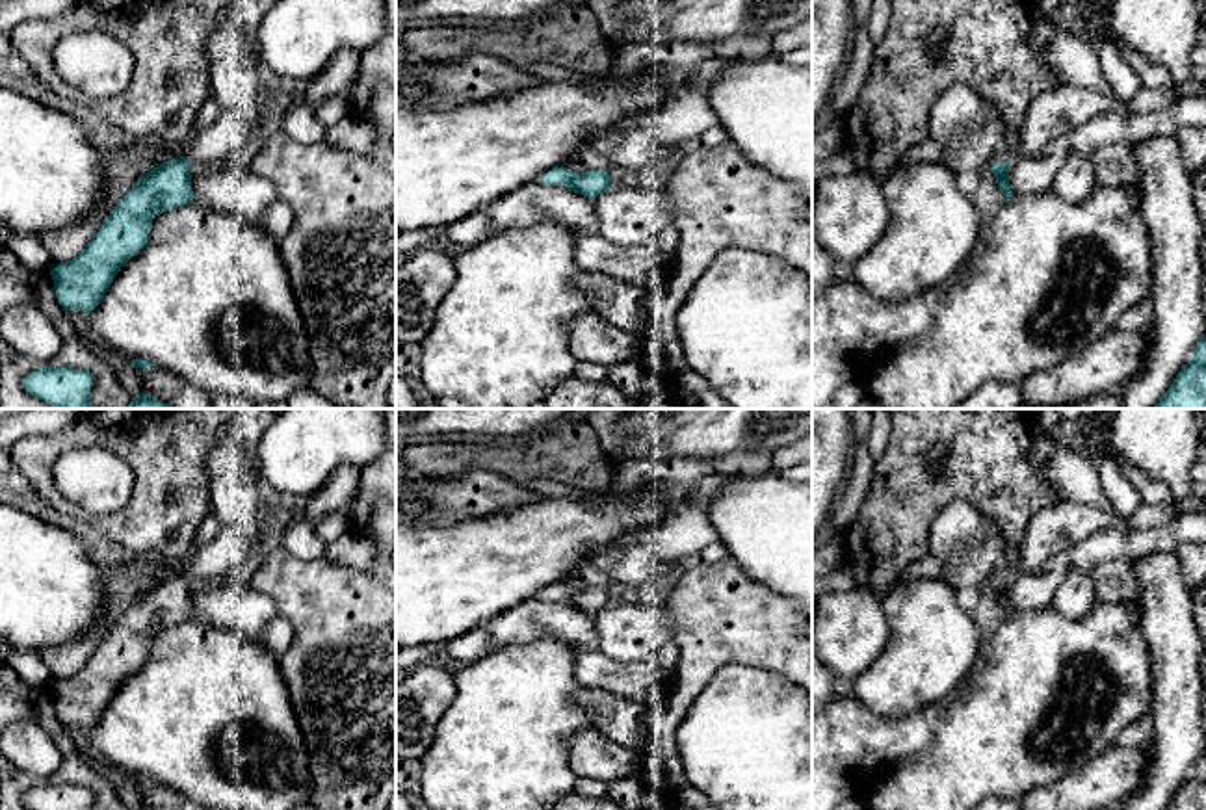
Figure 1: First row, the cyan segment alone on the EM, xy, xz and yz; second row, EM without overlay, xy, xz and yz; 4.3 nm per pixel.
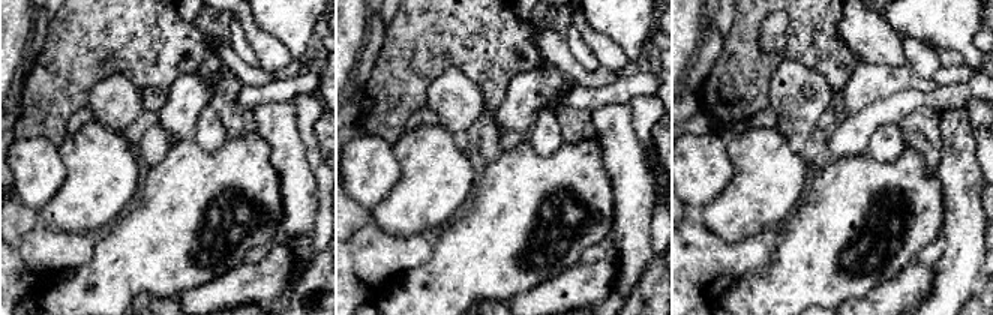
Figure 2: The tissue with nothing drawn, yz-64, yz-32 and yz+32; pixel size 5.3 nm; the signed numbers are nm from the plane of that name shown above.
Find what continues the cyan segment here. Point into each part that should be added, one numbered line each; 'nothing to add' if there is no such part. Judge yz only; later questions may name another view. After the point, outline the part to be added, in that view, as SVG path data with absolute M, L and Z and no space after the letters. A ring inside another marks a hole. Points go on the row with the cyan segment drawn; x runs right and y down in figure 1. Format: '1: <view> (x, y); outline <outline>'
1: yz (1006, 153); outline M1005 143L1002 149L996 150L996 154L992 156L992 162L1005 162L1009 167L1011 163L1015 162L1015 152L1013 152L1013 147L1011 143Z

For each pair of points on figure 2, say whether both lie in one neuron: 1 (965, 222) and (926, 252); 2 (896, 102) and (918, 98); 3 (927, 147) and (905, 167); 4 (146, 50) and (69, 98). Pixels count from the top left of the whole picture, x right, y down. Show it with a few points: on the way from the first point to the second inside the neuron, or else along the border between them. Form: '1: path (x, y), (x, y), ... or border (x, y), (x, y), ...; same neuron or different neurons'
1: border (942, 234), (945, 251), (933, 267); different neurons
2: path (902, 102), (912, 99); same neuron
3: border (908, 146), (923, 156), (926, 170), (935, 174); different neurons
4: path (126, 50), (114, 50), (86, 78); same neuron

